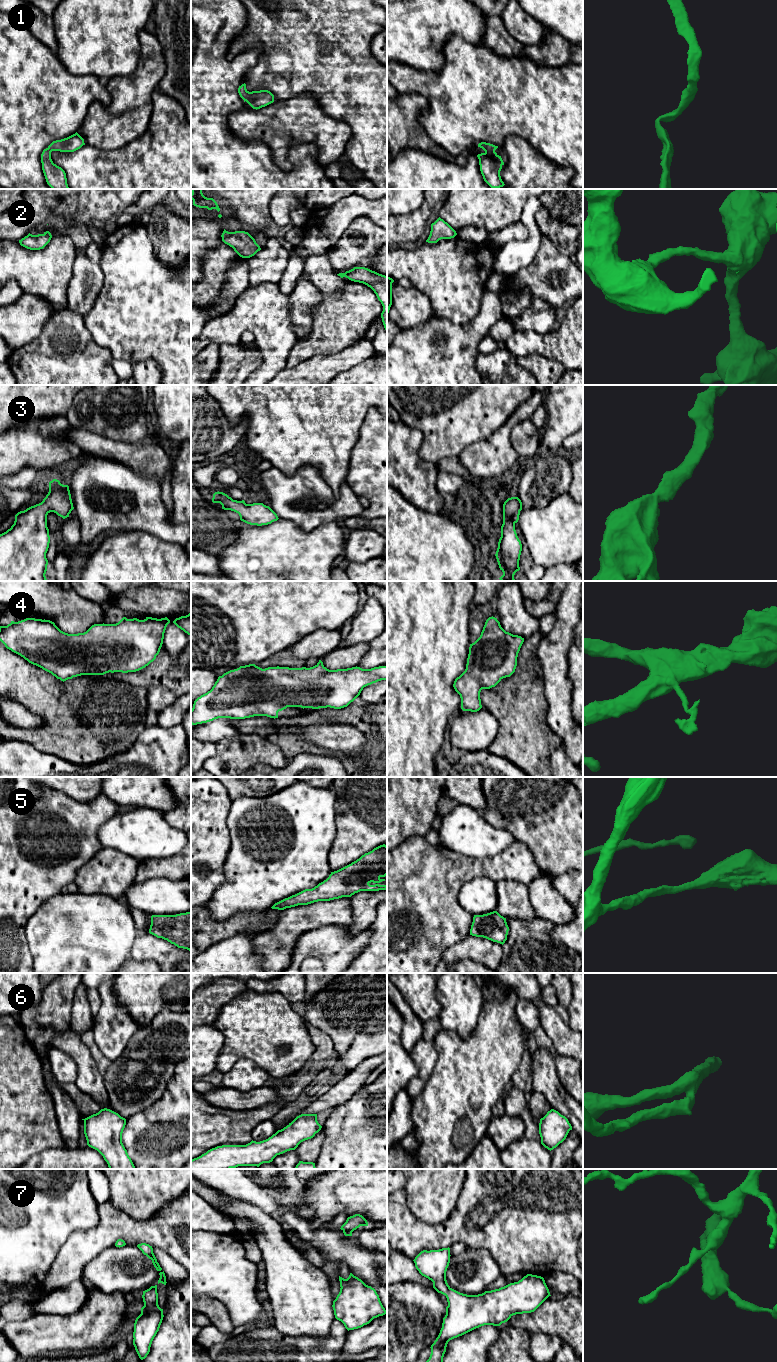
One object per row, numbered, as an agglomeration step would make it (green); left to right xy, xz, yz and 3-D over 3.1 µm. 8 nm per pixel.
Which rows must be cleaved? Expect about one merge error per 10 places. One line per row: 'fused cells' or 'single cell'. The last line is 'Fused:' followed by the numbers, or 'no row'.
1: single cell
2: single cell
3: single cell
4: single cell
5: single cell
6: single cell
7: single cell
Fused: no row

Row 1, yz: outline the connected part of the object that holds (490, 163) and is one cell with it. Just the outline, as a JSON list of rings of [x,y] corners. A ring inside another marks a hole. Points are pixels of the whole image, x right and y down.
[[[481,142],[478,144],[478,147],[482,148],[485,152],[478,154],[480,171],[483,176],[484,181],[491,188],[500,188],[505,184],[501,179],[500,171],[504,162],[495,150],[498,146],[495,146],[490,143]]]

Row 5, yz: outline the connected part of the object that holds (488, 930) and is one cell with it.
[[[493,911],[483,915],[474,915],[470,935],[483,937],[503,945],[507,940],[508,931],[506,918],[497,911]]]

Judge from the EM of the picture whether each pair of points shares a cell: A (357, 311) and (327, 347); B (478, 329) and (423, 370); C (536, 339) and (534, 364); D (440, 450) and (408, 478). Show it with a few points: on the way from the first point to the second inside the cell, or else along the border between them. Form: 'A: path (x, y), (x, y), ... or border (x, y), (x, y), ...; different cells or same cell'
A: path (348, 320), (330, 338); same cell
B: path (464, 339), (449, 352), (442, 353), (437, 358); same cell
C: border (517, 357), (538, 353), (557, 362); different cells
D: border (422, 438), (418, 456), (436, 466); different cells

